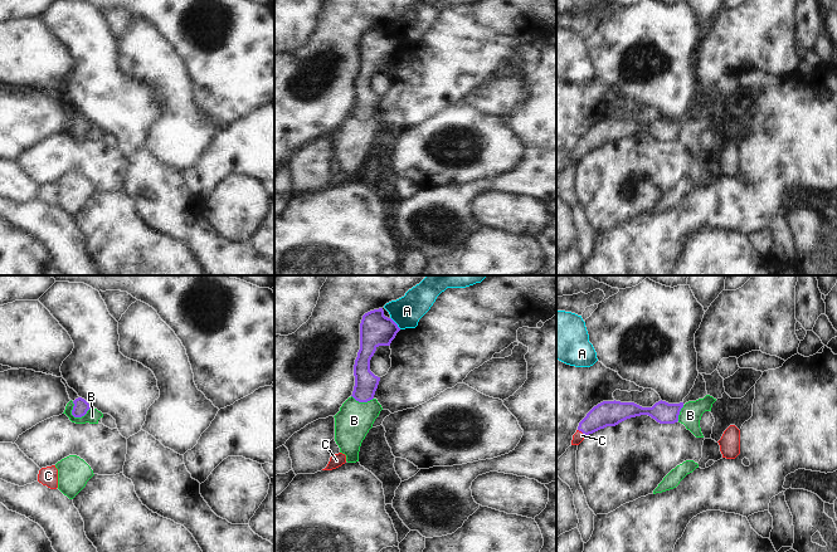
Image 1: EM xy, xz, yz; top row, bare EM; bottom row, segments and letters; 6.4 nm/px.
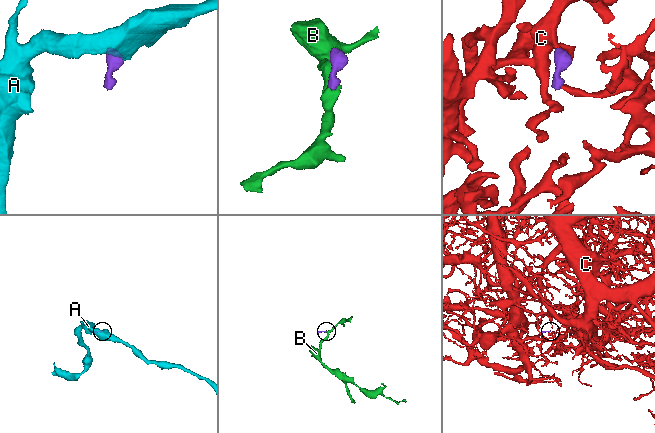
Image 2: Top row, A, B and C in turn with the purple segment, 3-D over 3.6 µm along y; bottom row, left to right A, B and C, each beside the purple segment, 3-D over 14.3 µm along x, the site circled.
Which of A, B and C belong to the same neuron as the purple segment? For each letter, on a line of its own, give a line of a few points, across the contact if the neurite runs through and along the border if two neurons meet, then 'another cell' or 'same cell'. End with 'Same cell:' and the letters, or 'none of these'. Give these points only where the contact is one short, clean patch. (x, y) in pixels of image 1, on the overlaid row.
A: line xz (390, 317), (400, 328); another cell
B: line xy (91, 408), (81, 416), (71, 414); another cell
C: line yz (606, 414), (595, 419), (582, 431), (578, 436); same cell
Same cell: C

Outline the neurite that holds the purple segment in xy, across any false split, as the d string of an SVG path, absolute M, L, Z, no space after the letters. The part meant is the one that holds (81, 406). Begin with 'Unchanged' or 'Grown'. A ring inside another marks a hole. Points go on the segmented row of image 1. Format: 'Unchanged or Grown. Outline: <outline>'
Unchanged. Outline: M78 397L73 401L74 406L73 406L73 410L72 410L72 415L74 417L82 417L87 414L87 411L91 409L89 404L82 399L82 397Z

